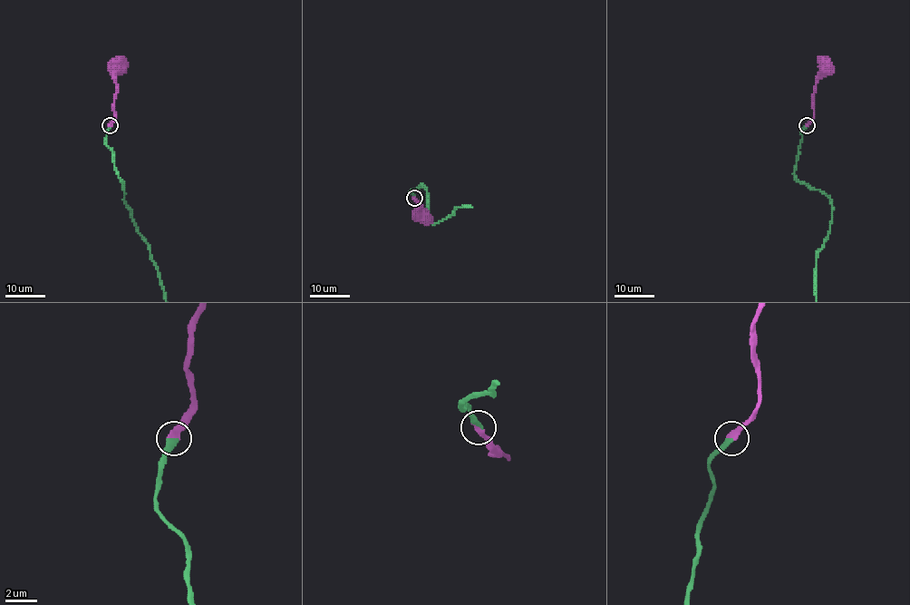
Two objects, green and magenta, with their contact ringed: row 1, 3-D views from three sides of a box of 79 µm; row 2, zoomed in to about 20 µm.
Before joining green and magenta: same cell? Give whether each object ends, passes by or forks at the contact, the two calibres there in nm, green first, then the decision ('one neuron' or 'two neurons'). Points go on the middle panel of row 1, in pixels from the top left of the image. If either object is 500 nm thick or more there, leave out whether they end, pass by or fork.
green ends there; magenta ends there; 300 nm thick on the green side, 340 nm on the other; one neuron

